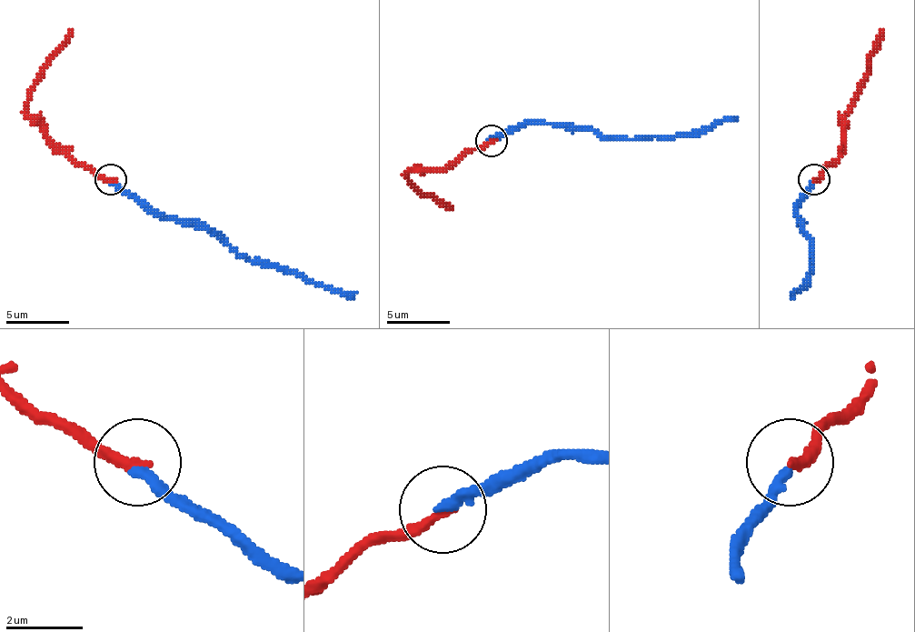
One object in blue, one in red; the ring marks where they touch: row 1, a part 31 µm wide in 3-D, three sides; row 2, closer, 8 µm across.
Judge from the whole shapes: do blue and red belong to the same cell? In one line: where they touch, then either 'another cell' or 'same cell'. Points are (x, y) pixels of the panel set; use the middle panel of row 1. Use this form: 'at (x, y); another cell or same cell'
at (491, 140); same cell

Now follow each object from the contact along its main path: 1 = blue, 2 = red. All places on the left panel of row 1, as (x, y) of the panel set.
1: (110, 182), (154, 210), (198, 219), (253, 261), (357, 293)
2: (110, 178), (69, 156), (27, 112), (46, 58), (72, 29)

